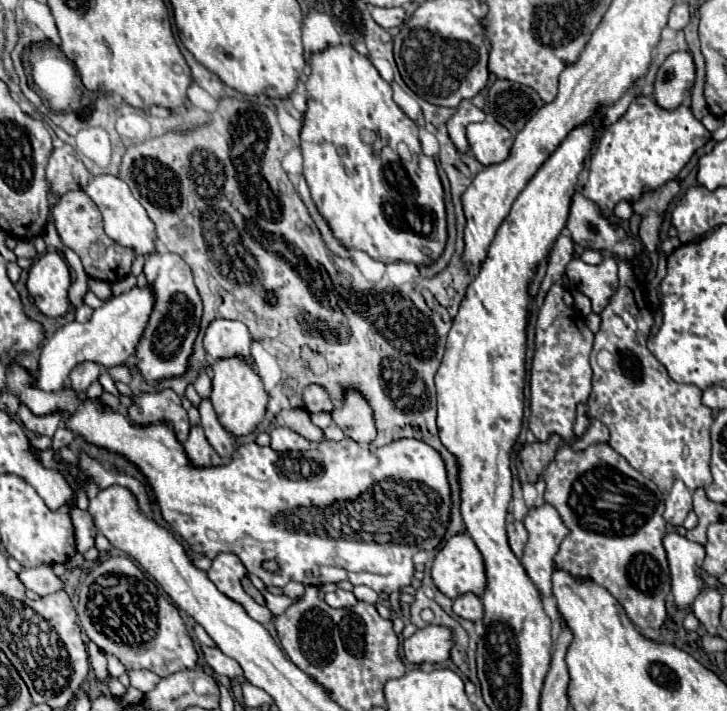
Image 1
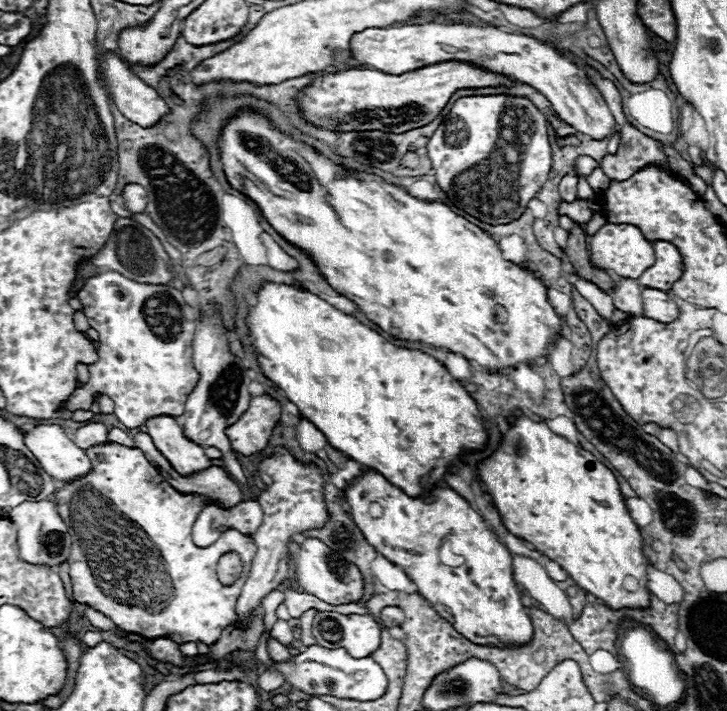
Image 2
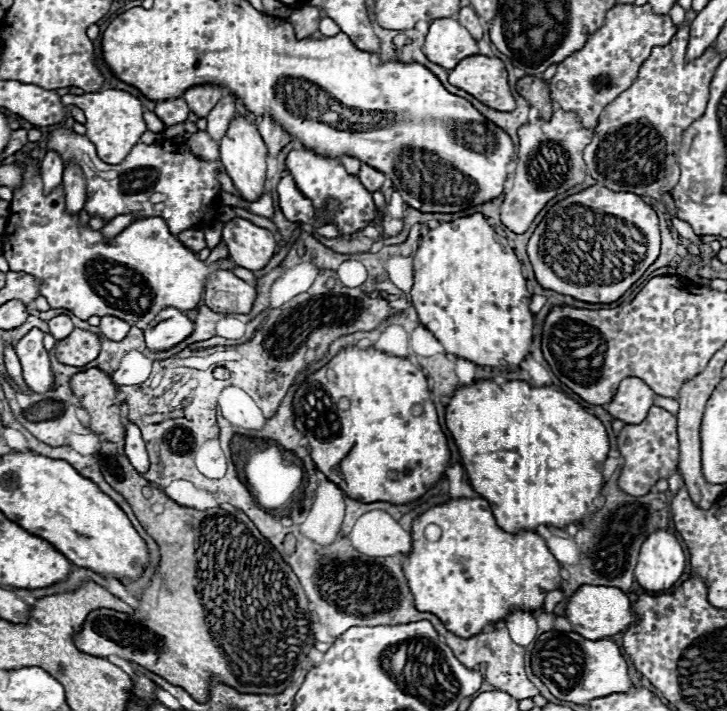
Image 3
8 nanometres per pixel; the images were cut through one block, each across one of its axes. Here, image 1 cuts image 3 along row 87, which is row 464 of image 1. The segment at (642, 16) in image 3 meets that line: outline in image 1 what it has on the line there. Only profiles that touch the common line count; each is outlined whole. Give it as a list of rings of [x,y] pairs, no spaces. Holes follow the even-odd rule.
[[[562,442],[556,458],[544,470],[544,480],[544,500],[558,510],[560,518],[572,532],[562,540],[560,550],[556,552],[556,568],[568,570],[574,576],[590,576],[626,608],[628,618],[640,630],[658,630],[666,618],[666,596],[672,590],[668,576],[668,558],[662,546],[662,536],[666,534],[666,522],[662,518],[666,500],[664,492],[660,492],[652,480],[640,476],[640,472],[636,472],[628,464],[628,460],[624,460],[624,456],[620,456],[608,442],[592,444],[586,450],[574,450],[570,442]]]

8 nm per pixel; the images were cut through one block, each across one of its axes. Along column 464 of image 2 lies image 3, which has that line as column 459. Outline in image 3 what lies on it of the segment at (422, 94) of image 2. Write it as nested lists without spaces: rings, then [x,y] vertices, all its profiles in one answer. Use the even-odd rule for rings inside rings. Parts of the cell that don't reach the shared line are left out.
[[[468,56],[448,74],[448,80],[494,110],[510,112],[516,108],[508,86],[508,72],[500,58]]]

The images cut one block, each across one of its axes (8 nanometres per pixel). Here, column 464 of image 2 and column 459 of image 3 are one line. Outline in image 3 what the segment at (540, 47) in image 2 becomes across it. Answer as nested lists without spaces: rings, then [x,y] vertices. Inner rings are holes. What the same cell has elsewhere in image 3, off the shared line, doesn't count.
[[[440,18],[430,24],[422,52],[430,62],[452,70],[460,60],[478,54],[476,40],[452,18]]]

